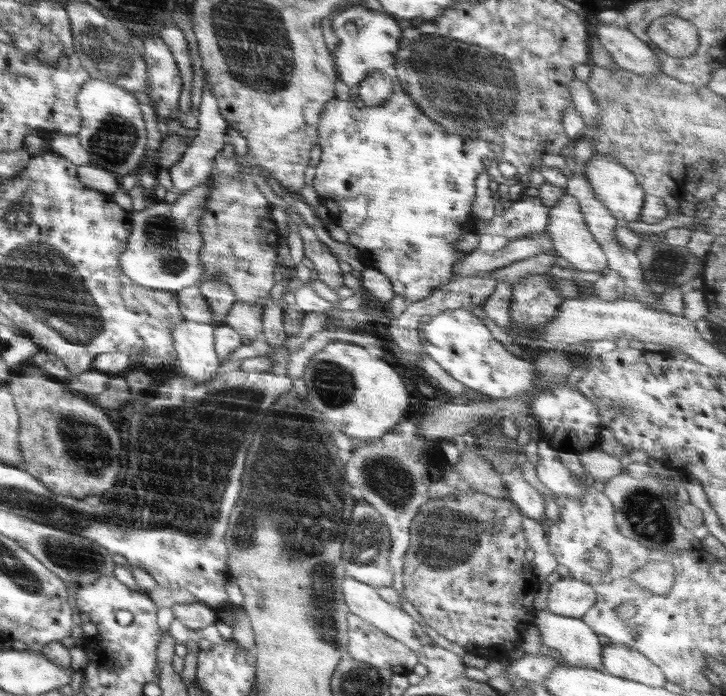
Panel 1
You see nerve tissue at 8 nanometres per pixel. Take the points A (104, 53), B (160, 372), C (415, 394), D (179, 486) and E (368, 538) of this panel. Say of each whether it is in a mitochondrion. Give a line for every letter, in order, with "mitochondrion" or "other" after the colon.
A: mitochondrion
B: other
C: other
D: mitochondrion
E: mitochondrion

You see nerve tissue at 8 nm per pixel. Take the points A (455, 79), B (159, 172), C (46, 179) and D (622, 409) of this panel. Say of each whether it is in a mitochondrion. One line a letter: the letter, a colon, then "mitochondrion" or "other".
A: mitochondrion
B: other
C: other
D: mitochondrion

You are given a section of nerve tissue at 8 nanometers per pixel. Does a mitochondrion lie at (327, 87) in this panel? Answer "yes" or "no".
no

